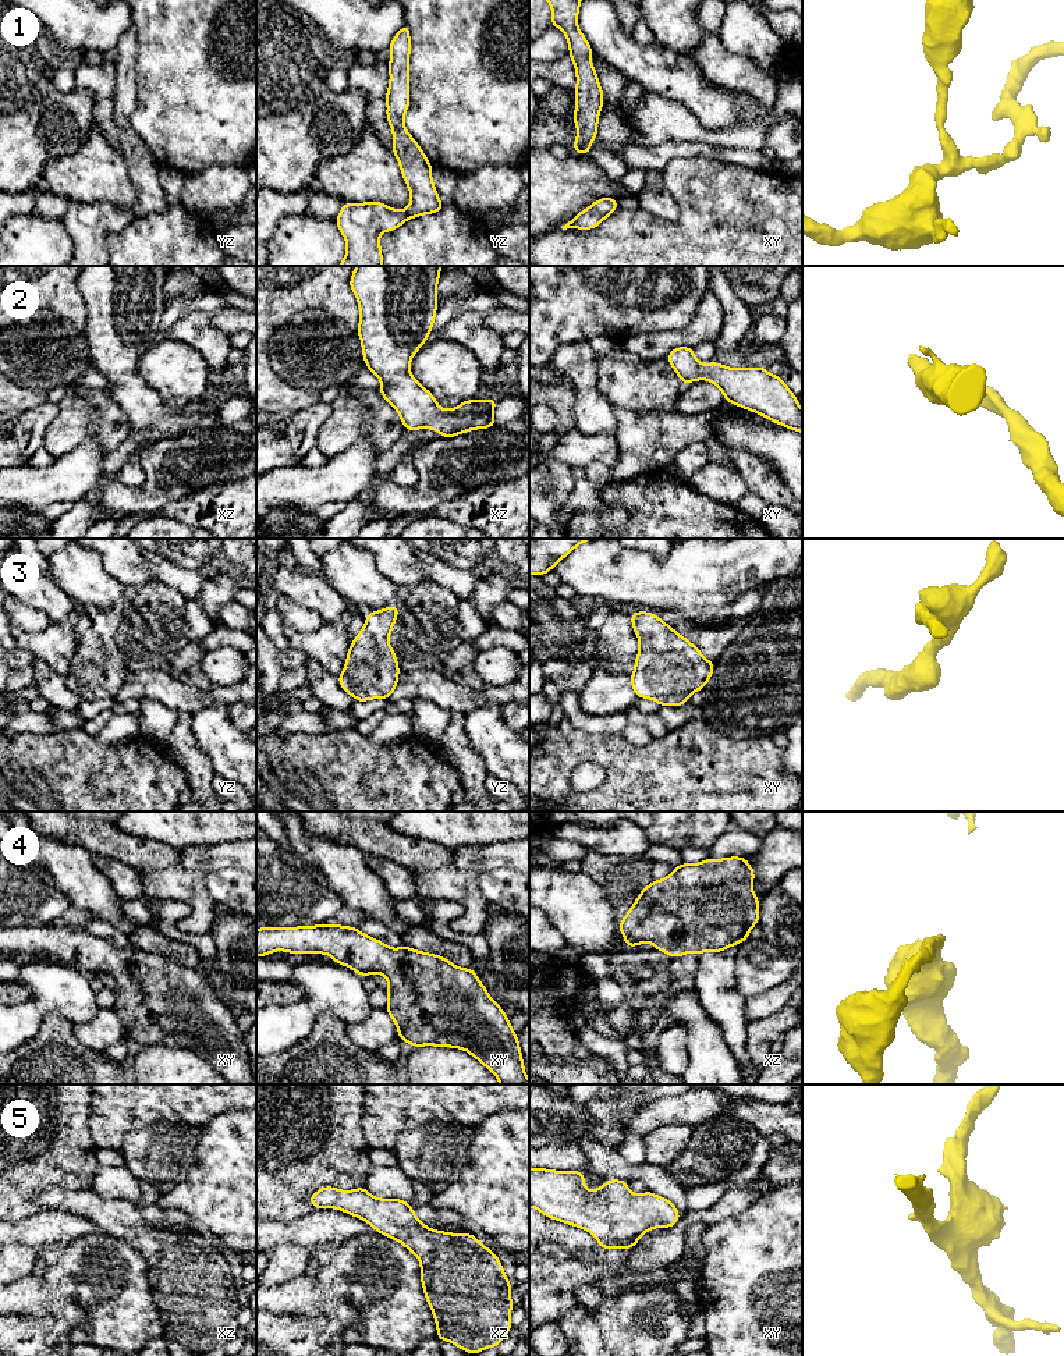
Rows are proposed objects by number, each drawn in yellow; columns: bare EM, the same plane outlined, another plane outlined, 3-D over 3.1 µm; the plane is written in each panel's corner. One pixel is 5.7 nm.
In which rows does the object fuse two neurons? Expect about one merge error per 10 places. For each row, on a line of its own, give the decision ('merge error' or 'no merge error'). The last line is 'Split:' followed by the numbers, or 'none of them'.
1: no merge error
2: no merge error
3: no merge error
4: no merge error
5: no merge error
Split: none of them

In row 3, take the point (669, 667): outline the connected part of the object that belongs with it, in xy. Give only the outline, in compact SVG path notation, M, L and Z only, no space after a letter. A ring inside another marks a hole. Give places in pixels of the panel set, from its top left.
M638 611L629 615L634 632L639 639L639 652L631 685L638 697L653 699L660 706L681 706L695 691L702 691L712 678L714 661L703 657L696 646L677 633L659 615Z

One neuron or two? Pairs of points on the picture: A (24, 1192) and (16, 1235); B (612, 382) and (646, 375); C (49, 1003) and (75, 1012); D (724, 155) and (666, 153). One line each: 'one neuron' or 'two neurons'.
A: two neurons
B: one neuron
C: one neuron
D: one neuron

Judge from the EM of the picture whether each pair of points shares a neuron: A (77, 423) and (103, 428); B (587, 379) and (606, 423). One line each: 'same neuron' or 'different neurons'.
A: same neuron
B: same neuron

